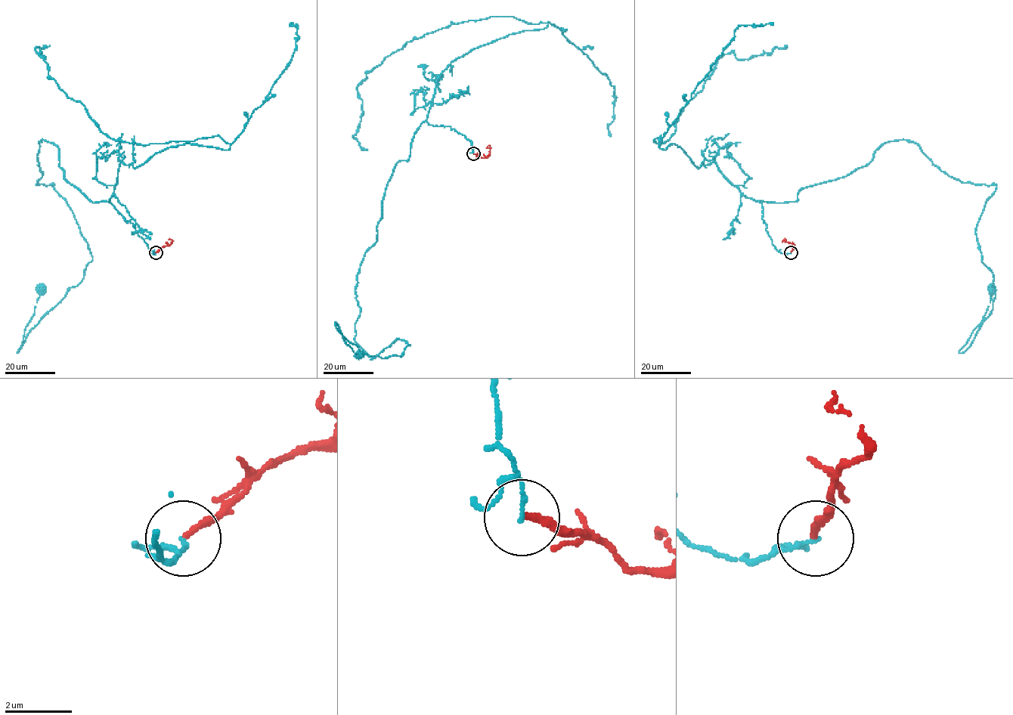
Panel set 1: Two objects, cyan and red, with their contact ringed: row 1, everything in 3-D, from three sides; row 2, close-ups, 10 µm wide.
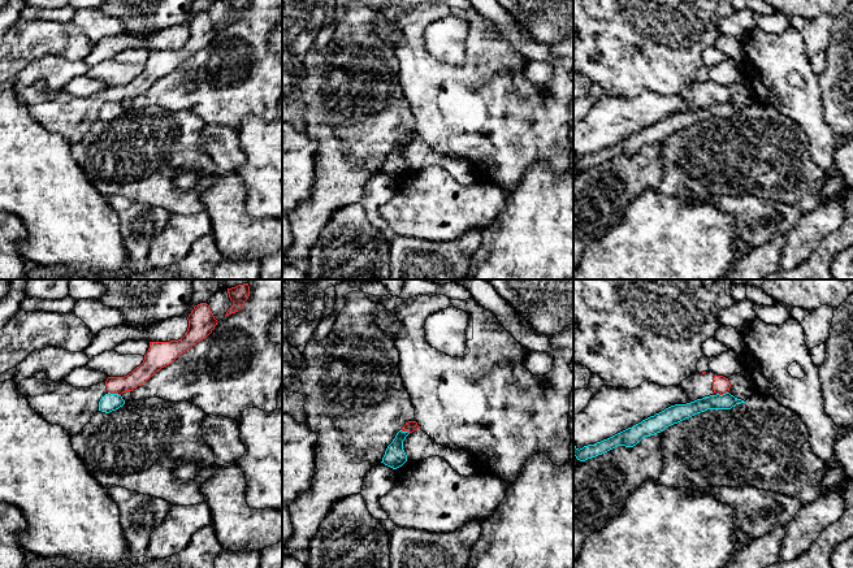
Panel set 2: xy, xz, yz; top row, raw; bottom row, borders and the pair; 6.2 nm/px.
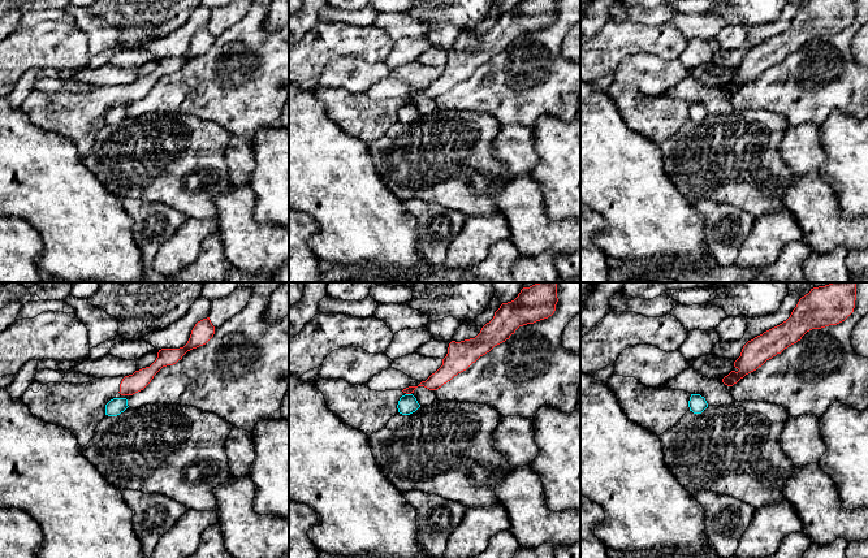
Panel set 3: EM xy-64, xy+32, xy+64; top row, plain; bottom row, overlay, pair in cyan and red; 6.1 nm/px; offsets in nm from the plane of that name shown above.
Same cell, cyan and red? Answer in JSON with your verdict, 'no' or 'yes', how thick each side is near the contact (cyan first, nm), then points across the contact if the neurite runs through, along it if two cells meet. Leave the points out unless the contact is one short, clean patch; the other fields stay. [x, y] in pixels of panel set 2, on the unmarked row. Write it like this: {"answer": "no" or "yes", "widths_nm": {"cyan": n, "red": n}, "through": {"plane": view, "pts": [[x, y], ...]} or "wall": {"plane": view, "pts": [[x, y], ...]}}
{"answer": "no", "widths_nm": {"cyan": 110, "red": 110}, "wall": {"plane": "xy", "pts": [[108, 100], [120, 104]]}}

